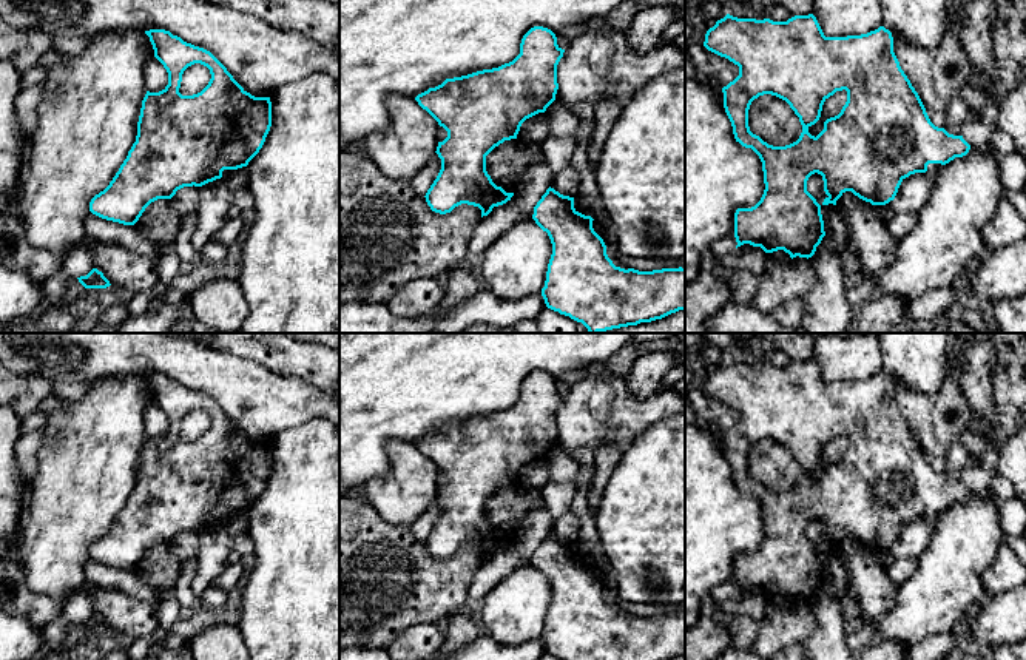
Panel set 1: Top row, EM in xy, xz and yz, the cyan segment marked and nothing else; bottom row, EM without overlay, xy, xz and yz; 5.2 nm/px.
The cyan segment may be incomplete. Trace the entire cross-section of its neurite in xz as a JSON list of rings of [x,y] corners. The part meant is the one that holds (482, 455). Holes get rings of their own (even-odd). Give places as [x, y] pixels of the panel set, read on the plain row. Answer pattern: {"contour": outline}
{"contour": [[[543,372],[531,373],[521,384],[520,399],[509,409],[498,413],[477,416],[467,421],[446,424],[441,430],[418,439],[415,446],[426,455],[440,472],[447,476],[447,483],[438,487],[437,500],[441,504],[441,515],[426,538],[426,547],[432,557],[446,560],[461,549],[481,555],[481,563],[488,561],[494,552],[503,551],[514,538],[506,538],[497,532],[486,517],[486,501],[505,486],[517,484],[521,469],[538,460],[555,446],[559,435],[557,410],[565,395],[557,390],[555,379]]]}

